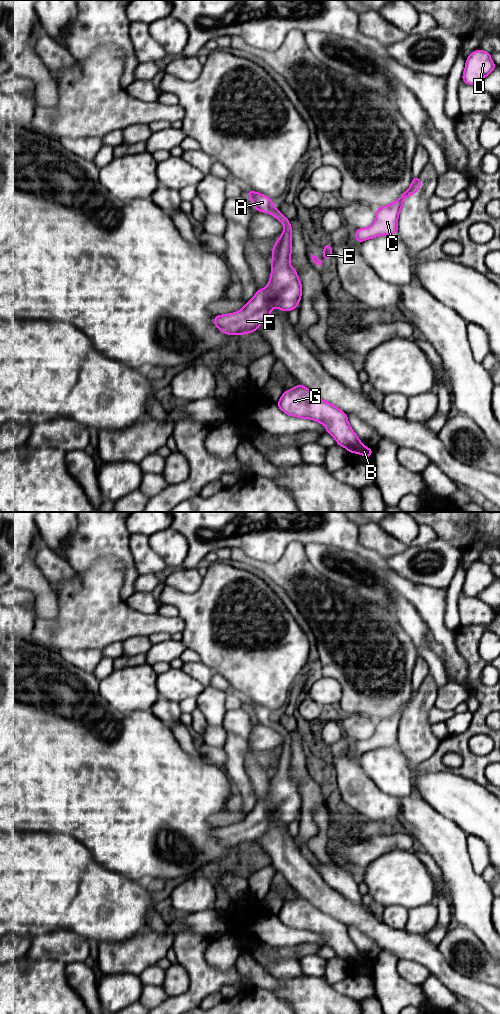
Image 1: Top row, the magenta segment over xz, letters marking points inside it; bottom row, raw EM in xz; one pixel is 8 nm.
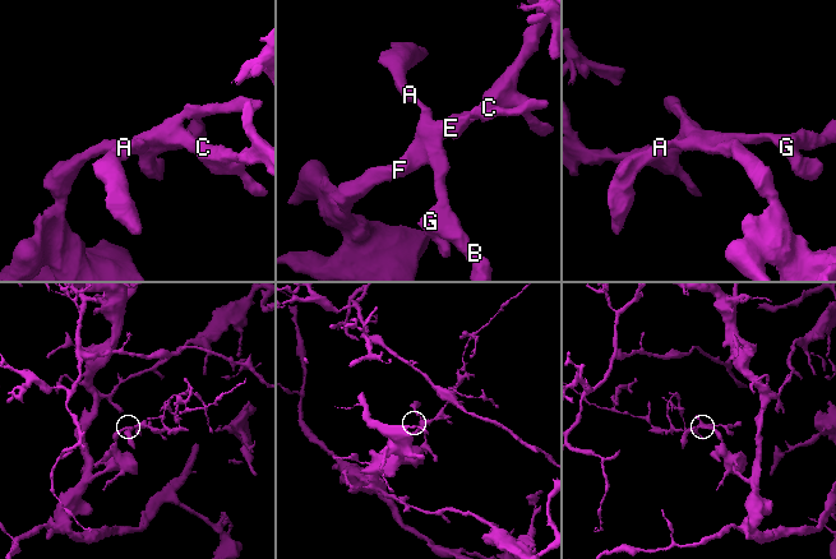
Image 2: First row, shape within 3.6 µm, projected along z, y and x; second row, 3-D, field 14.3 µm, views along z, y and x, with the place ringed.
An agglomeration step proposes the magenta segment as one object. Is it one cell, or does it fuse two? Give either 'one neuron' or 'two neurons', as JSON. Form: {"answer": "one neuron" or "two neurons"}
{"answer": "one neuron"}

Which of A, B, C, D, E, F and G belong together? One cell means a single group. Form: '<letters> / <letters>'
A B C D E F G

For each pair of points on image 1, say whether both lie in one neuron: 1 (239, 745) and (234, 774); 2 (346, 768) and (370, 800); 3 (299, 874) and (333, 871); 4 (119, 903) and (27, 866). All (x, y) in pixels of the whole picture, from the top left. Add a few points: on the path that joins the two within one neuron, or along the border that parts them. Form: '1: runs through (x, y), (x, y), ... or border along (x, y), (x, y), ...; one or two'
1: runs through (234, 752), (234, 767); one
2: runs through (347, 776), (362, 792); one
3: border along (311, 863), (321, 877), (335, 889); two
4: runs through (96, 903), (76, 896), (69, 889), (50, 881); one

